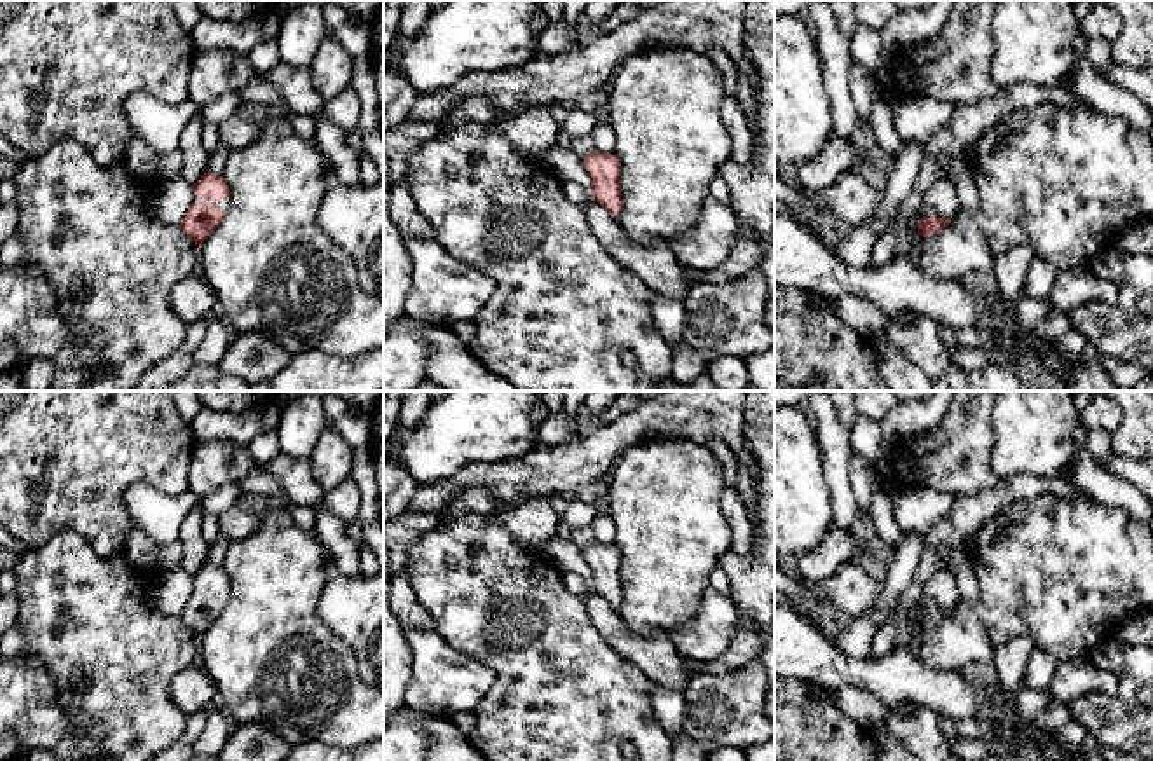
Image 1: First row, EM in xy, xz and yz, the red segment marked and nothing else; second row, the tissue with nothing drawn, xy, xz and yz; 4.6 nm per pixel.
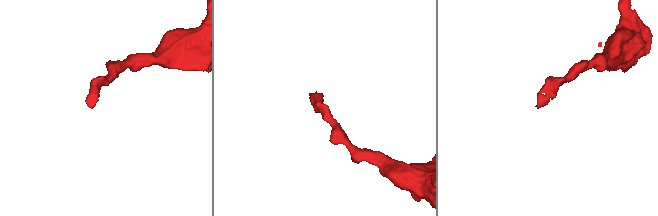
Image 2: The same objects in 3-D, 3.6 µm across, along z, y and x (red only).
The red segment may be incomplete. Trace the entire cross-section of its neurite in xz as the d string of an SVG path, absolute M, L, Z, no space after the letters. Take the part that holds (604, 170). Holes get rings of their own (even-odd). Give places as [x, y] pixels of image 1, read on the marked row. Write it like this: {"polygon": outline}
{"polygon": "M593 150L586 159L583 159L583 164L591 178L593 199L616 218L623 209L619 159L616 157L616 154Z"}

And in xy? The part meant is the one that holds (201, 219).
{"polygon": "M208 169L194 185L194 201L183 222L183 232L201 248L204 241L222 223L230 208L230 190L223 175L213 175Z"}

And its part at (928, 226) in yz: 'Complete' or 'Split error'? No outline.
Split error

